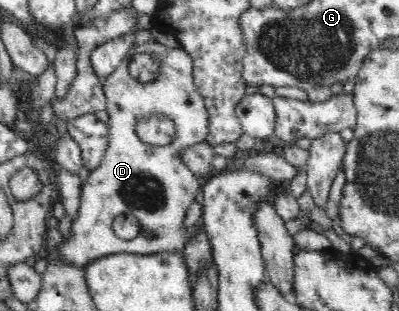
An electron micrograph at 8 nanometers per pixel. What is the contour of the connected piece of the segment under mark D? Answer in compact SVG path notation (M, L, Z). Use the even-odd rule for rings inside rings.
M151 41L143 45L134 45L124 61L116 67L116 71L109 75L102 84L106 97L106 112L110 116L108 121L108 149L98 169L90 171L87 182L83 183L81 202L78 213L71 223L70 236L62 238L53 255L59 257L63 263L83 267L95 259L112 254L140 254L152 255L164 251L183 251L193 232L184 226L186 211L196 202L199 183L193 171L182 161L181 151L189 145L204 142L209 130L209 115L202 96L199 95L193 81L193 61L190 55L181 47L170 49L160 42ZM138 53L155 53L159 59L158 77L152 83L143 84L134 79L129 72L129 63ZM148 113L163 113L176 126L176 137L163 146L152 146L140 140L136 134L136 123L140 117ZM121 213L131 213L139 221L139 233L130 240L123 240L114 234L112 223Z

